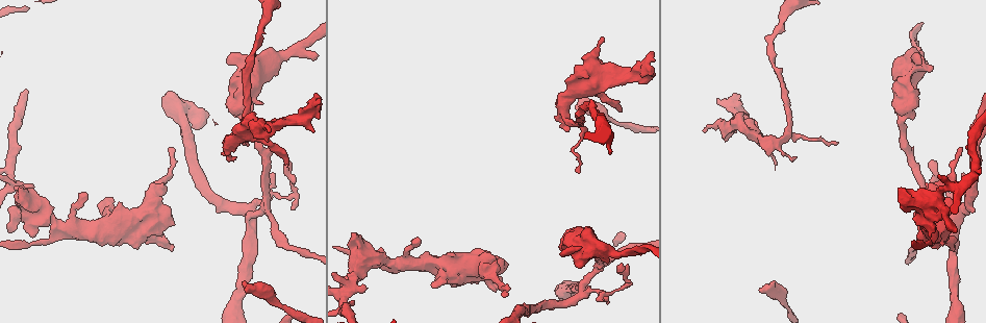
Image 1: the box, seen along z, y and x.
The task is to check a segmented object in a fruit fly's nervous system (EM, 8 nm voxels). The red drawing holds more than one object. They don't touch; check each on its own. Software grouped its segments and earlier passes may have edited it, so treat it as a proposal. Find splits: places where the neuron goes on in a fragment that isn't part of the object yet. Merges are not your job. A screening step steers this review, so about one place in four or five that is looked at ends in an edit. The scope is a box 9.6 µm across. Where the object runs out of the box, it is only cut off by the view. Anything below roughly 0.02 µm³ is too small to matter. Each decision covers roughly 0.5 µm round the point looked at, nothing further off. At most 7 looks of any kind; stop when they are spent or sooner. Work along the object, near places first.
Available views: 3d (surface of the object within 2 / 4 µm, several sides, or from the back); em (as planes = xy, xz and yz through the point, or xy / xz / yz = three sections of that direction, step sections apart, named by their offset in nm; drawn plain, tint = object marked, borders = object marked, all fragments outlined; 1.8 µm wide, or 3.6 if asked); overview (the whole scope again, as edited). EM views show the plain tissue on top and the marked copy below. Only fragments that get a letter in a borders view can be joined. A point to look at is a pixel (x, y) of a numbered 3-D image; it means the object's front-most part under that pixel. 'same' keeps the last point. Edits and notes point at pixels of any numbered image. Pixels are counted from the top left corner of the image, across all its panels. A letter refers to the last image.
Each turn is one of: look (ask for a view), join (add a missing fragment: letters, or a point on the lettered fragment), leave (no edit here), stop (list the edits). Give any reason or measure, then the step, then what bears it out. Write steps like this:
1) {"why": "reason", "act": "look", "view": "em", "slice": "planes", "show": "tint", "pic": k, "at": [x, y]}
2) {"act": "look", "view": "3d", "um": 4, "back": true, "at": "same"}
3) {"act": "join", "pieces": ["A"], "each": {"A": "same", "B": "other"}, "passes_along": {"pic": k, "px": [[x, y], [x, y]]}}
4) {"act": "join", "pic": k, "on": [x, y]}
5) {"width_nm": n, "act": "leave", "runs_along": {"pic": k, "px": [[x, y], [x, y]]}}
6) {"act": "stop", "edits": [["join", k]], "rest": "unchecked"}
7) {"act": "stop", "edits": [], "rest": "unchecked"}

{"why": "free end", "act": "look", "view": "3d", "um": 4, "pic": 1, "at": [243, 281]}

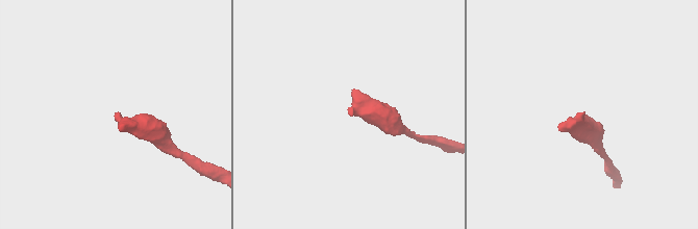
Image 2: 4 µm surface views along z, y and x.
{"why": "need the tissue", "act": "look", "view": "em", "slice": "xz", "step": 8, "show": "borders", "pic": 2, "at": [115, 114]}

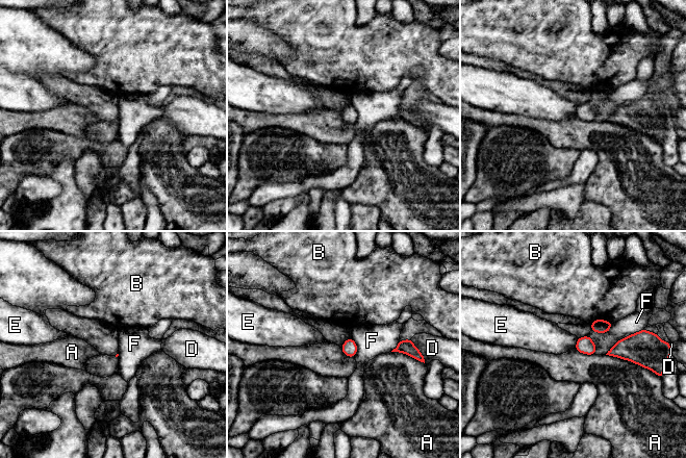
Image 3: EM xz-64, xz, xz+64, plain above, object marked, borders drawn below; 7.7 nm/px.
{"act": "look", "view": "em", "slice": "planes", "show": "borders", "at": "same"}

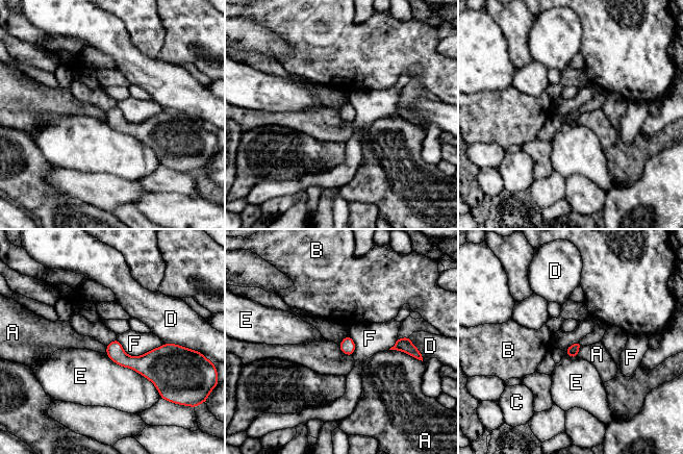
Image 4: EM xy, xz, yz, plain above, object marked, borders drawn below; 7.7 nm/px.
{"act": "leave", "each": {"A": "other", "B": "other", "C": "other", "D": "other", "E": "other", "F": "other"}, "border": {"pic": 4, "px": [[389, 349], [403, 351], [413, 357]]}, "found": "no lettered fragment goes on from it"}

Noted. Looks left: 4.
{"why": "branch stops here", "act": "look", "view": "em", "slice": "planes", "show": "borders", "pic": 1, "at": [171, 251]}

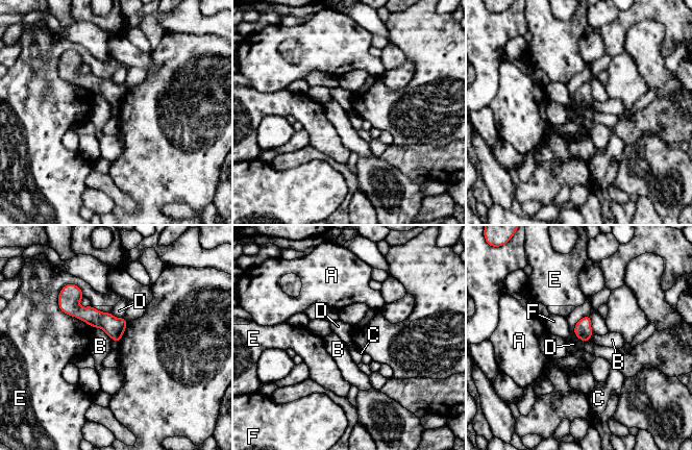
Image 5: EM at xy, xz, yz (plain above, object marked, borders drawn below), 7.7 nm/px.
{"act": "leave", "each": {"A": "other", "B": "other", "C": "other", "D": "other", "E": "other", "F": "other"}, "runs_along": {"pic": 5, "px": [[65, 306], [108, 323], [124, 323]]}, "found": "none of them fits"}

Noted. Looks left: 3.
{"why": "an open end", "act": "look", "view": "em", "slice": "xy", "step": 4, "show": "tint", "pic": 1, "at": [118, 203]}

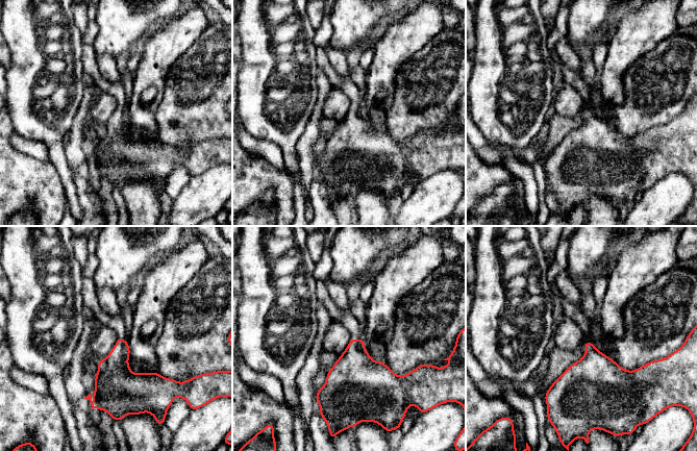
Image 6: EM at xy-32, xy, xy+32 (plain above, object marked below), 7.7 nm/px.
{"why": "another direction", "act": "look", "view": "em", "slice": "planes", "show": "borders", "at": "same"}

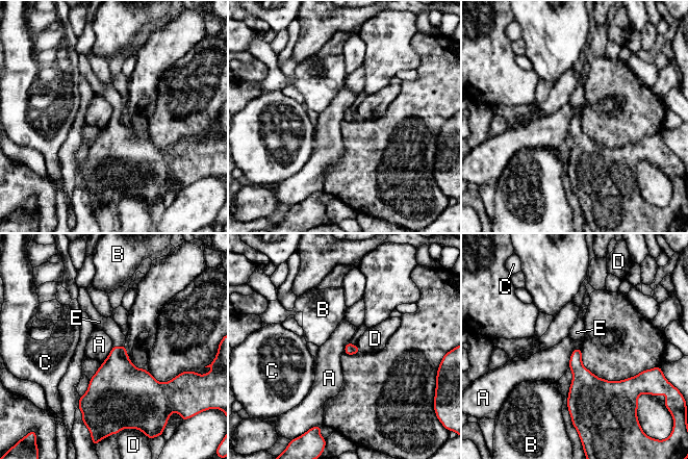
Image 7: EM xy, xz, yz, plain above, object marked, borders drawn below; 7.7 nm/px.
{"act": "join", "pieces": ["E"], "each": {"A": "other", "B": "other", "C": "other", "D": "other", "E": "same"}, "passes_along": {"pic": 7, "px": [[117, 378], [117, 346], [107, 325]]}, "found": "it goes on there"}

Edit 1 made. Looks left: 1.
{"act": "stop", "edits": [["join", 7]], "rest": "unchecked"}

